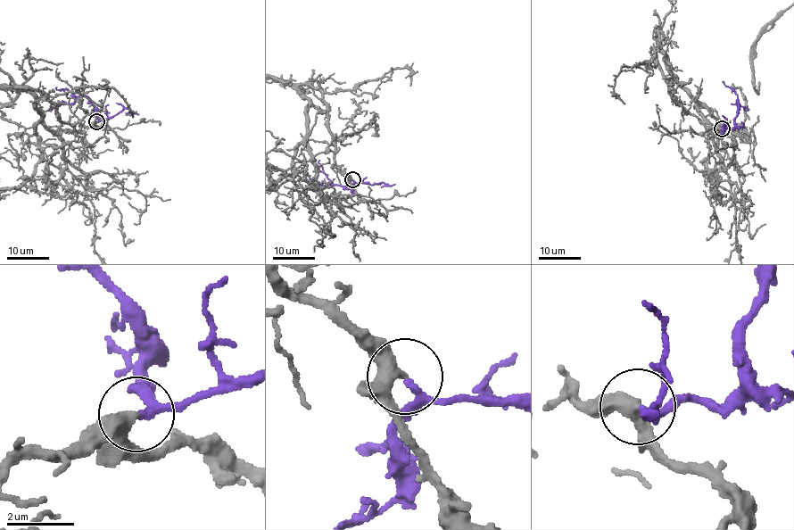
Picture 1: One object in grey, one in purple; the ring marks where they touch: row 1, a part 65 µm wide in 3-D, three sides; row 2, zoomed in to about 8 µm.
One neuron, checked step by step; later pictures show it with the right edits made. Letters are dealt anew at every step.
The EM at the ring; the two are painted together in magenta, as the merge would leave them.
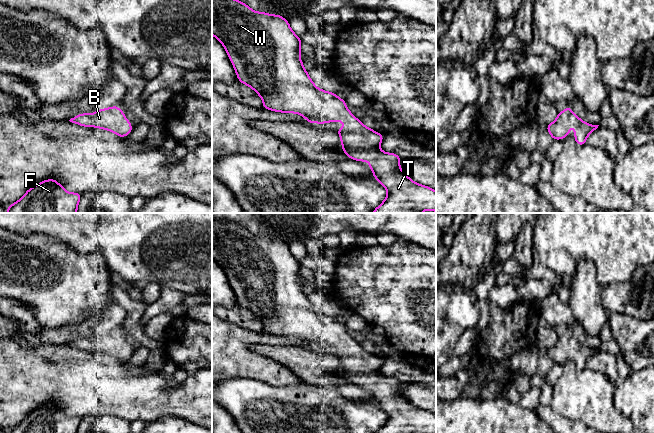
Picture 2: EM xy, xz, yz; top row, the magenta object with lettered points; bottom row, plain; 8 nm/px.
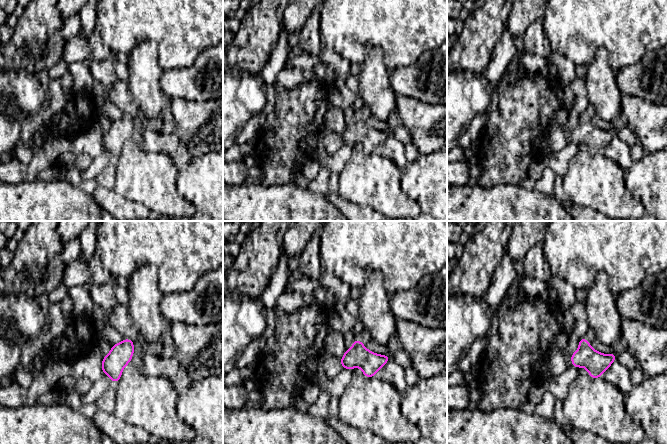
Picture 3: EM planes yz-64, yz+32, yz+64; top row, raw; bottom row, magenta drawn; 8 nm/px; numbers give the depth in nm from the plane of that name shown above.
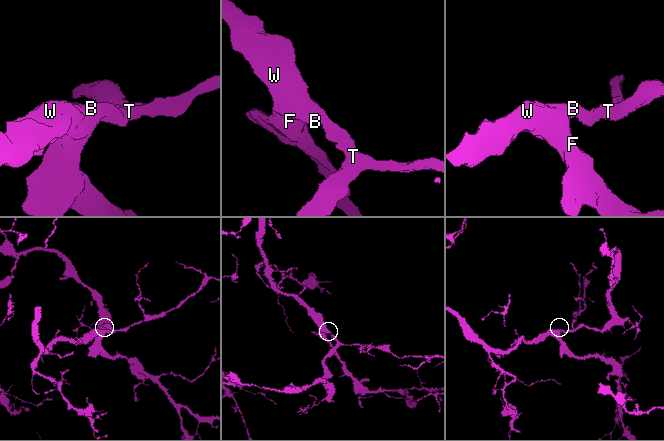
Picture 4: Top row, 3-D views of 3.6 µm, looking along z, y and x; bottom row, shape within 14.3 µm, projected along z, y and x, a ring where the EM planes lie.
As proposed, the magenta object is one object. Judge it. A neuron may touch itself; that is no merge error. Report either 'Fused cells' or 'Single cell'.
Single cell

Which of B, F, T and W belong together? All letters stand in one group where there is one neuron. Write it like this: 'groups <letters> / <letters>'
groups B F T W

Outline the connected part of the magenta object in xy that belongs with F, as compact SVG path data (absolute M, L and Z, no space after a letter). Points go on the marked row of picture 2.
M48 179L27 190L21 199L7 207L7 213L77 213L81 196L67 192L55 179Z

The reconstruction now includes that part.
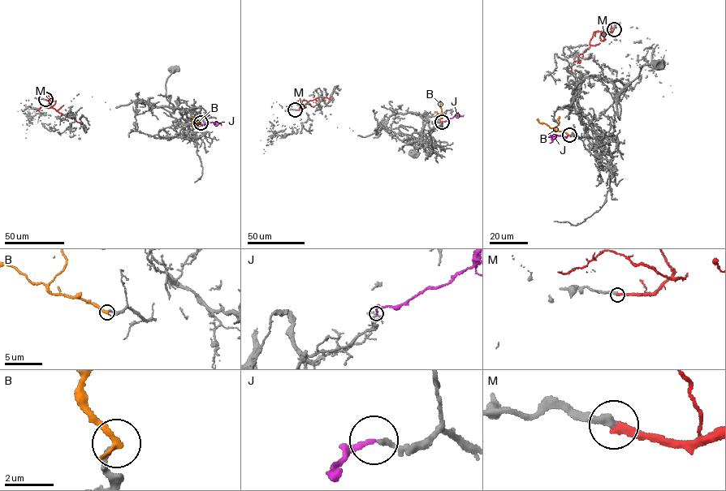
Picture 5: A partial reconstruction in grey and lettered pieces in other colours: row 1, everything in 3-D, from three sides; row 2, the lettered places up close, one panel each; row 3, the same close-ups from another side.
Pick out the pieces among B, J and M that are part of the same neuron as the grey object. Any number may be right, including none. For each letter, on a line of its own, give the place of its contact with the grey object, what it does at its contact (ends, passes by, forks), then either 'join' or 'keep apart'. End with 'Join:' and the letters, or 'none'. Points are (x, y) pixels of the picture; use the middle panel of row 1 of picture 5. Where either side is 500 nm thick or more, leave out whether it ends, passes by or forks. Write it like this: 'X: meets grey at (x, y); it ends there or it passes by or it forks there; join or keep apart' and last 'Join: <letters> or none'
B: meets grey at (442, 122); it ends there; keep apart
J: meets grey at (442, 122); it ends there; join
M: meets grey at (295, 109); it ends there; keep apart
Join: J

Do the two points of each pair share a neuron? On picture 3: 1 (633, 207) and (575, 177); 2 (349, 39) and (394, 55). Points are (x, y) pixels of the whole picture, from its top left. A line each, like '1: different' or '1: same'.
1: same
2: same

